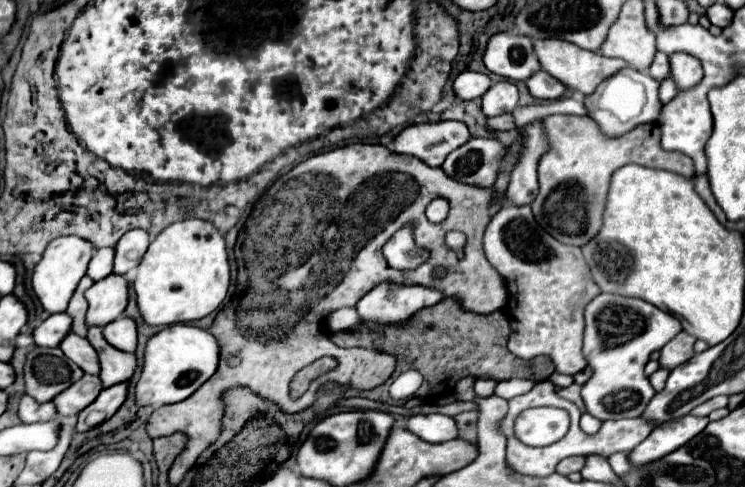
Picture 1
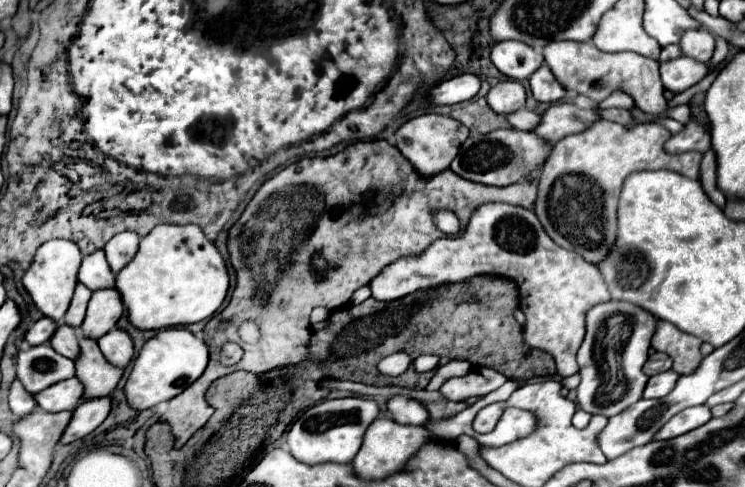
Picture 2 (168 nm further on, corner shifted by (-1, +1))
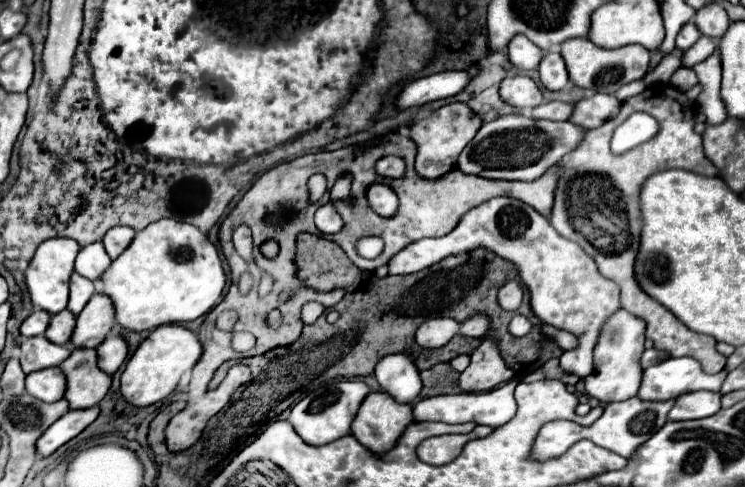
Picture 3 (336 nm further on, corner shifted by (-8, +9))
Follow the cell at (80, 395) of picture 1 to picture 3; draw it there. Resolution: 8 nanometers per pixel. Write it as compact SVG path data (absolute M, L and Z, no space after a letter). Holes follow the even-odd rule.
M58 367L40 369L38 373L26 375L26 393L40 401L46 403L58 401L64 397L64 389L66 389L66 377Z

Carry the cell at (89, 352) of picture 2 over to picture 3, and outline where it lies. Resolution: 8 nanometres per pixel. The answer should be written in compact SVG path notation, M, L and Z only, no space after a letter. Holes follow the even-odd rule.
M74 349L72 355L62 361L60 369L66 375L64 399L70 403L70 409L90 409L98 405L110 389L110 375L96 365L96 349Z

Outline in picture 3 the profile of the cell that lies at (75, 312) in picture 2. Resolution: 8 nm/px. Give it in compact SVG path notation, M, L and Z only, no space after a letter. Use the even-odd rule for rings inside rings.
M72 273L70 277L70 301L68 301L68 309L78 315L84 305L90 301L90 297L94 295L94 283L90 283L86 277L80 277L78 273Z

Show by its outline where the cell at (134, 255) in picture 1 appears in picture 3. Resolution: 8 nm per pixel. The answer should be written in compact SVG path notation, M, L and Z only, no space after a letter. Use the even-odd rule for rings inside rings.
M114 227L106 233L106 237L102 239L104 247L106 247L106 253L110 255L110 259L116 259L128 245L130 241L134 239L136 231L130 229L130 227Z

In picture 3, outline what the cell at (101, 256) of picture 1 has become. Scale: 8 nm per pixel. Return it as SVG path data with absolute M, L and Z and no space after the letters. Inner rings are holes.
M94 243L94 245L88 245L88 247L82 247L78 257L76 257L76 263L74 263L74 269L82 275L82 277L88 277L90 281L98 281L100 275L106 271L106 267L110 265L110 257L104 249L102 243Z

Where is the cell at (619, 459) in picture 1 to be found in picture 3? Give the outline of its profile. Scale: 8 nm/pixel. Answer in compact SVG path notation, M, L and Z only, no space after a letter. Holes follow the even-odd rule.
M632 397L620 403L608 403L604 407L602 417L596 419L594 425L582 427L582 439L590 439L596 445L606 447L628 459L642 443L648 441L650 435L654 435L668 421L668 411L672 409L672 405L674 405L674 399L658 403L658 401L642 401L640 397Z

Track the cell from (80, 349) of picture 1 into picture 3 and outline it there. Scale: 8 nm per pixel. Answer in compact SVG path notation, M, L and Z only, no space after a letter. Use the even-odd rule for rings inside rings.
M62 309L62 313L56 313L50 319L50 325L48 325L48 329L46 329L44 335L46 335L48 341L52 341L56 345L66 345L70 341L74 325L76 325L74 315L68 309Z

